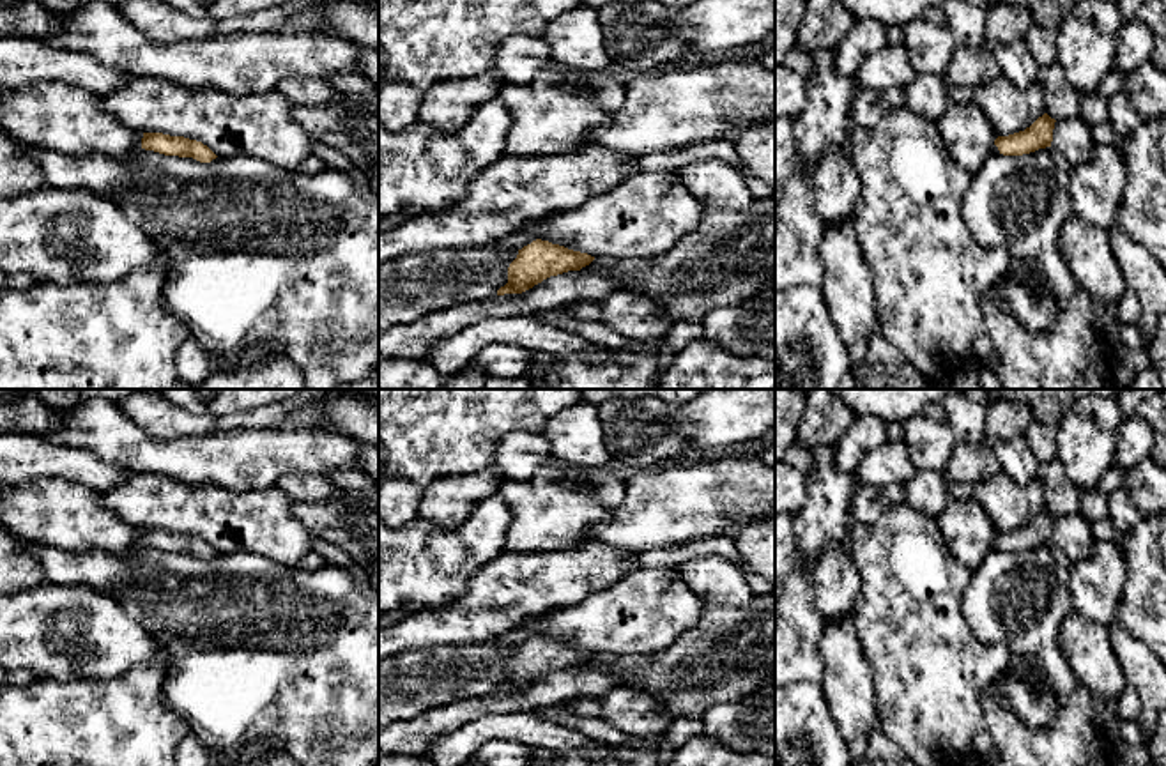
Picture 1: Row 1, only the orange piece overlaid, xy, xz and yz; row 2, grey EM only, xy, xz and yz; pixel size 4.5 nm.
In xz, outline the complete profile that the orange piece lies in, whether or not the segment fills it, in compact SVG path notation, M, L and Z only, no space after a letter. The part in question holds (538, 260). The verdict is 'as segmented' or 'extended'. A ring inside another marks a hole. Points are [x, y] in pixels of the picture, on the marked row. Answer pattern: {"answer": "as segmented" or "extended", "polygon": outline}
{"answer": "as segmented", "polygon": "M536 239L518 249L517 258L508 267L508 283L497 290L497 295L522 294L550 276L580 271L593 260L595 257L587 253Z"}

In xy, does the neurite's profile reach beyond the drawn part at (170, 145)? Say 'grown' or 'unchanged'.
unchanged

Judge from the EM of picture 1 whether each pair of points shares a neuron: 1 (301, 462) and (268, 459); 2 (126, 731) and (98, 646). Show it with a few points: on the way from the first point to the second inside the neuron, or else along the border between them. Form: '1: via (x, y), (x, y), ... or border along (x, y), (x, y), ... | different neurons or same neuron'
1: via (292, 459), (276, 459) | same neuron
2: border along (149, 666), (131, 666), (112, 676), (68, 680) | different neurons

